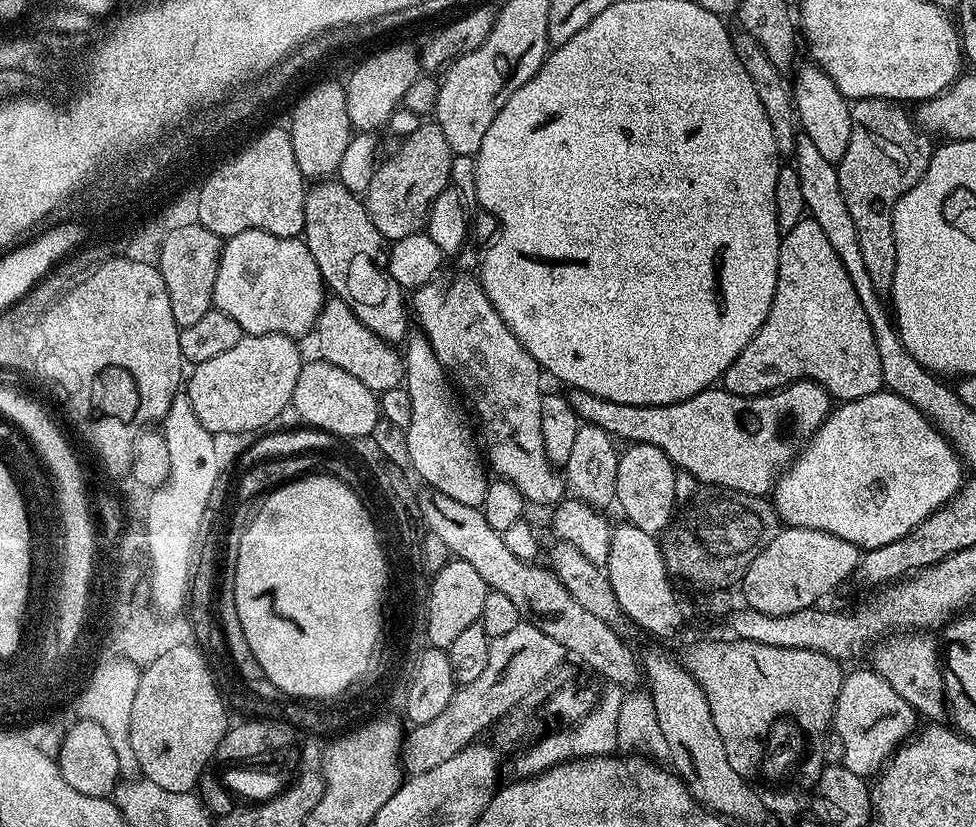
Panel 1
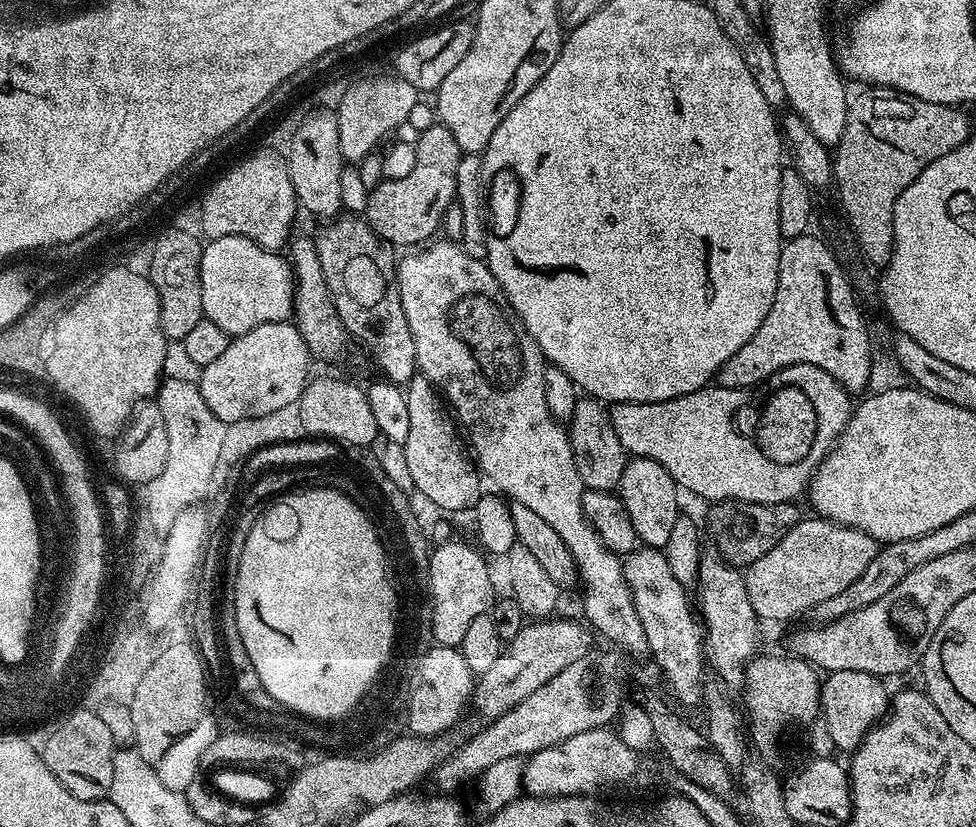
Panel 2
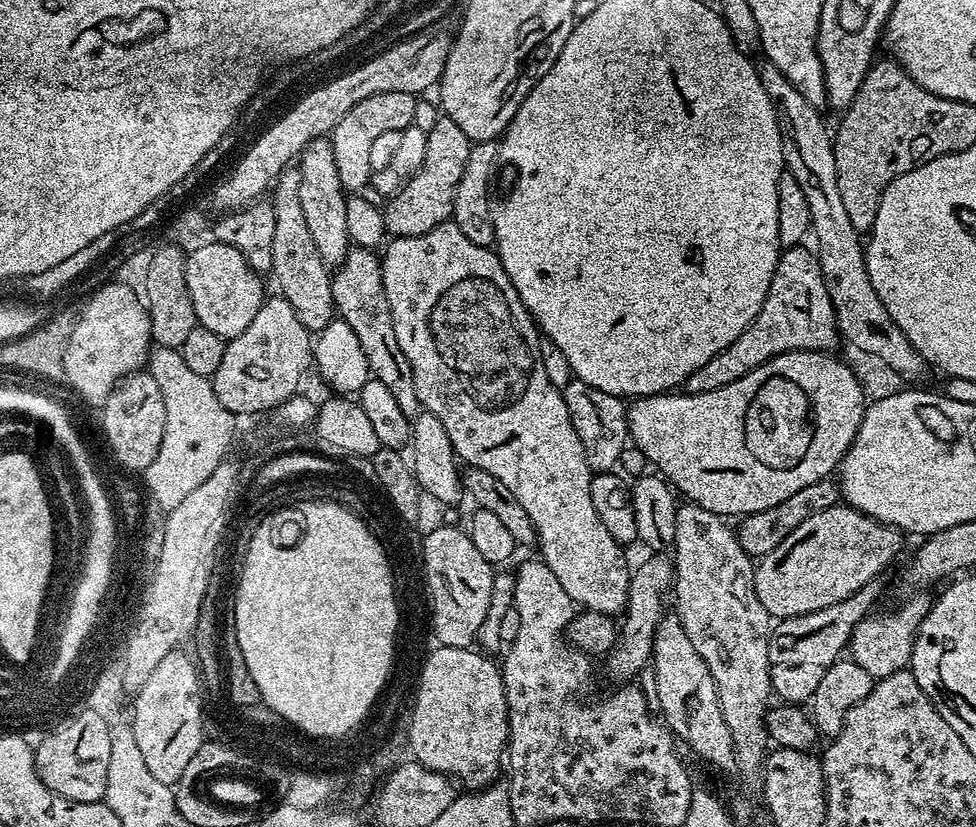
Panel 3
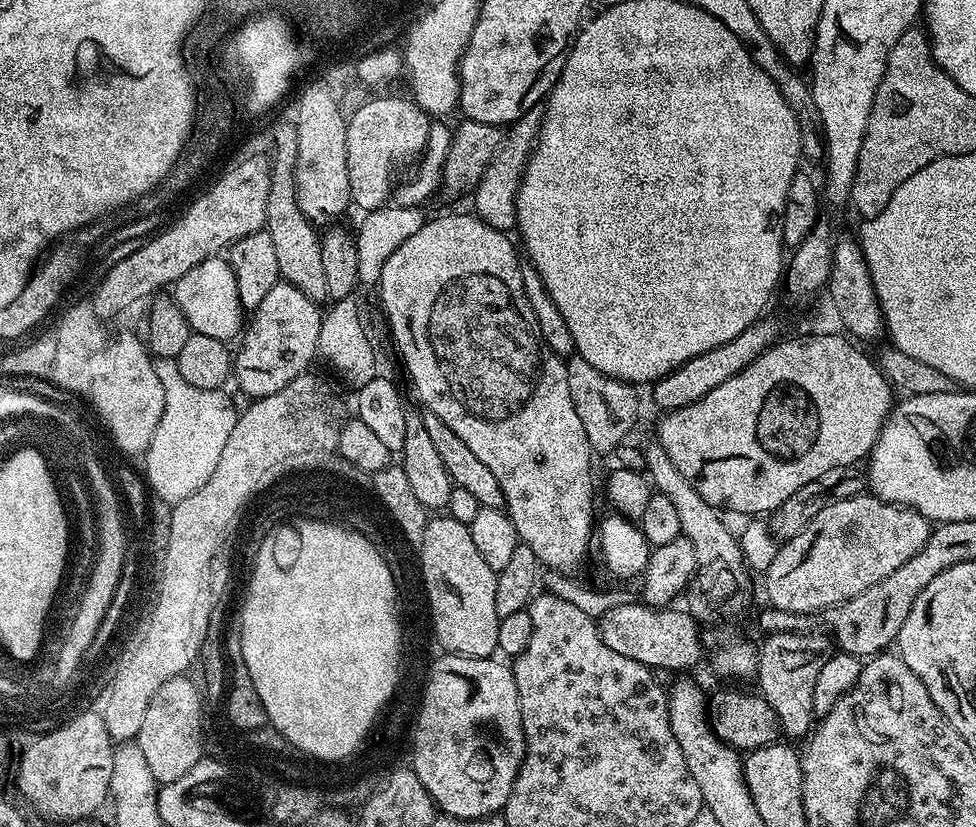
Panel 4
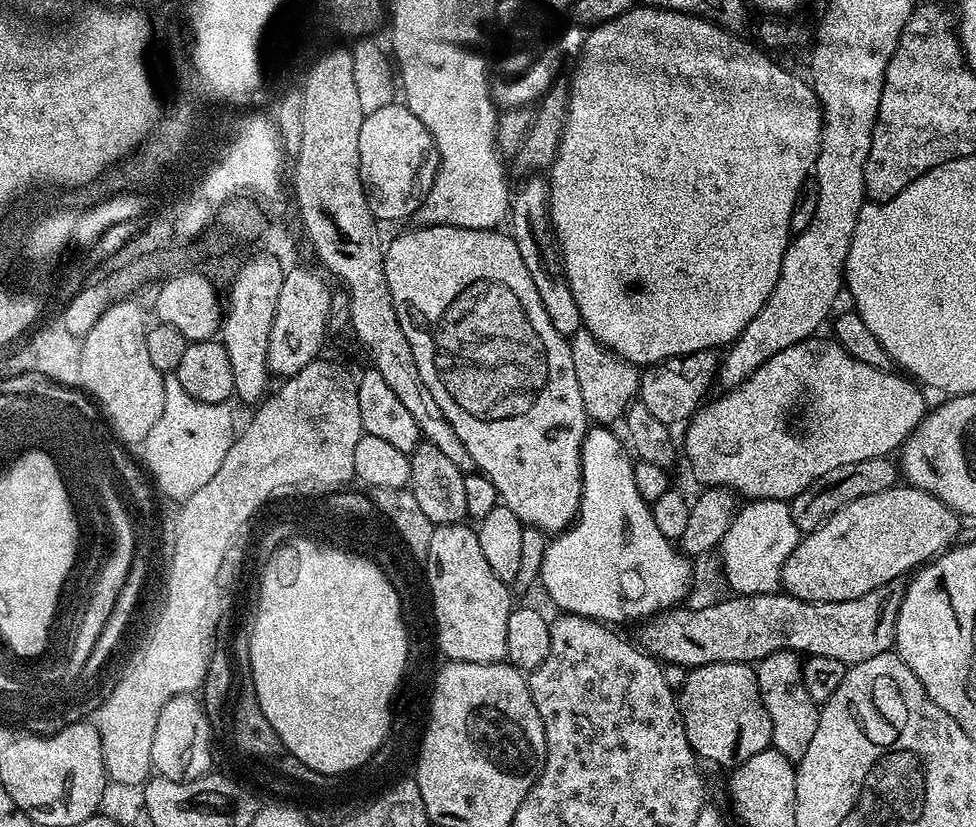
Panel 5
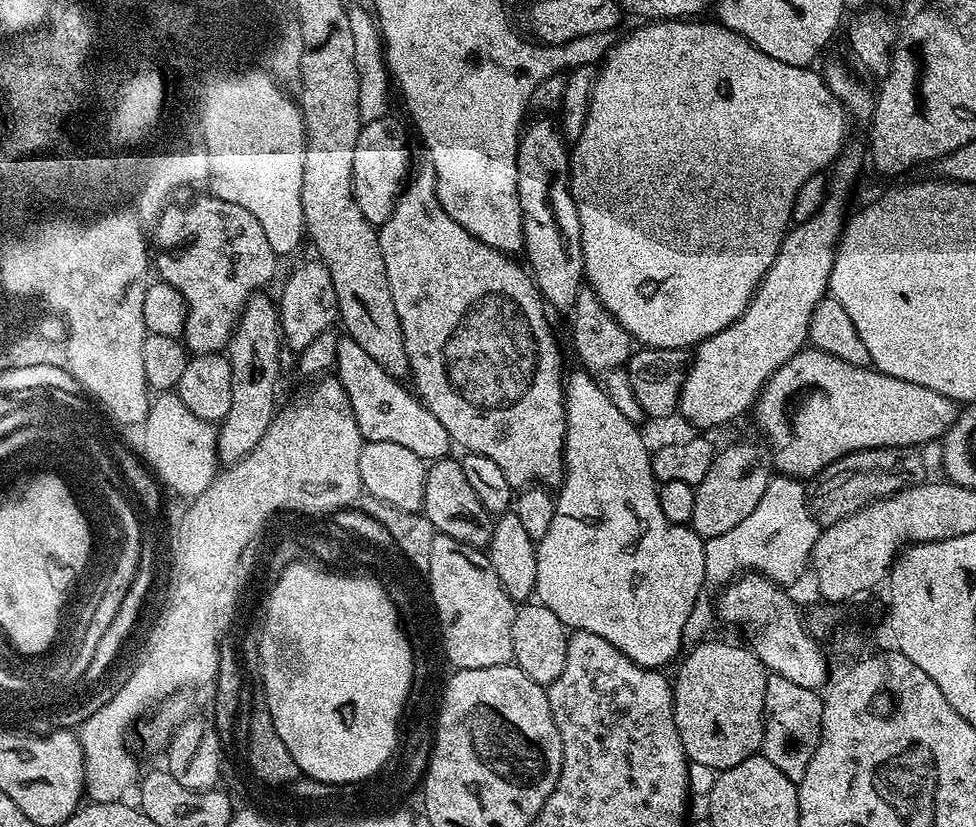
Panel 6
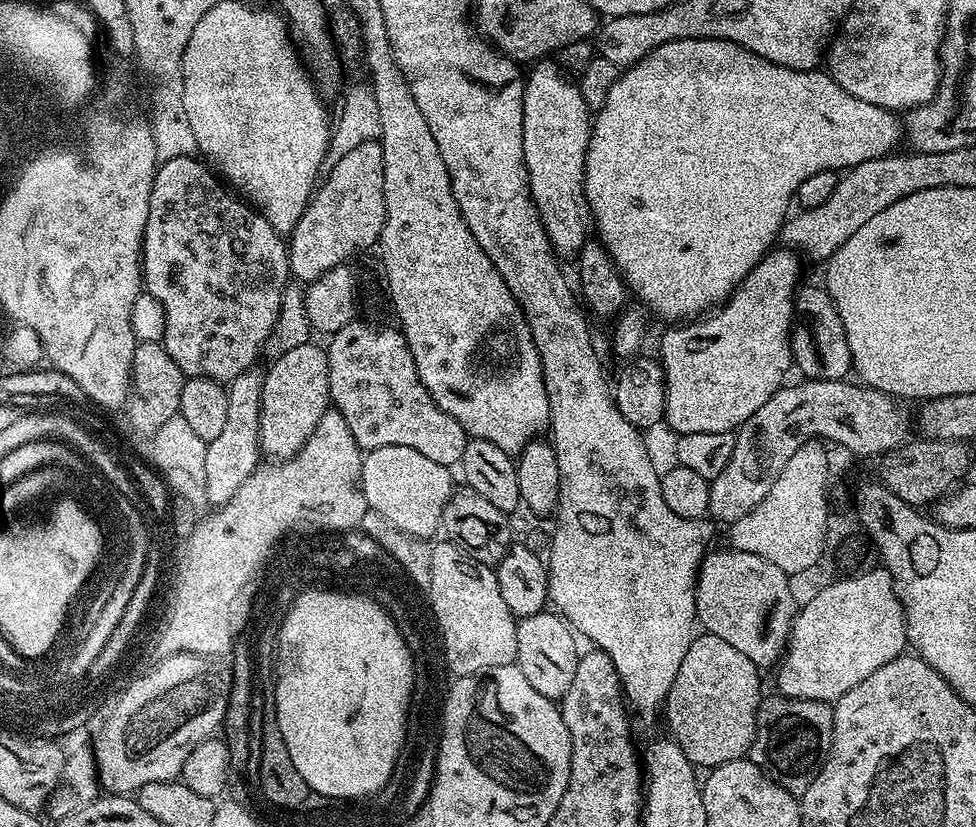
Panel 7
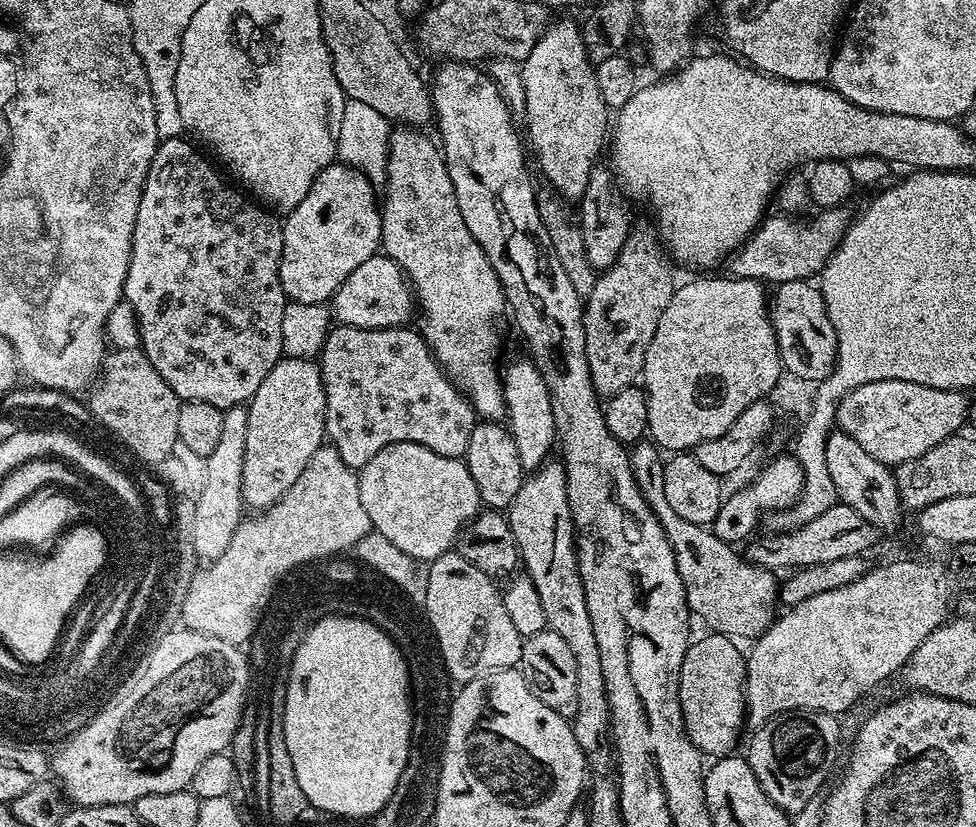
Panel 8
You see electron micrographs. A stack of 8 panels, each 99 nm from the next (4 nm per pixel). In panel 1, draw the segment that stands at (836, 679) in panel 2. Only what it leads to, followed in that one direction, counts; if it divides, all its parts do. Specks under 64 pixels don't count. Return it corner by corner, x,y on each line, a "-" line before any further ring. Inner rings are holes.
874,670
848,672
838,690
831,727
841,739
843,767
850,774
872,778
892,758
893,752
917,731
918,714
904,698
895,693
888,682

